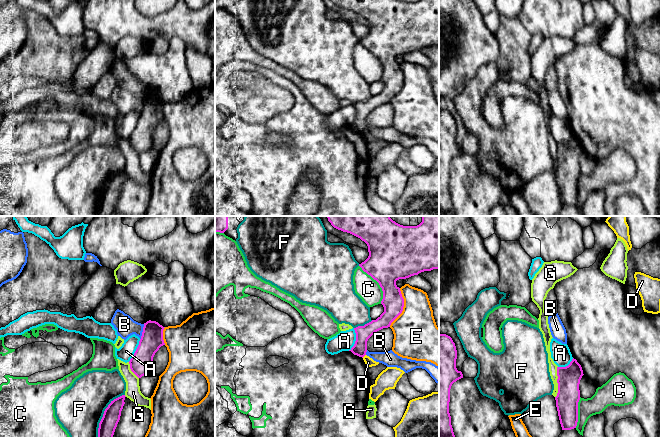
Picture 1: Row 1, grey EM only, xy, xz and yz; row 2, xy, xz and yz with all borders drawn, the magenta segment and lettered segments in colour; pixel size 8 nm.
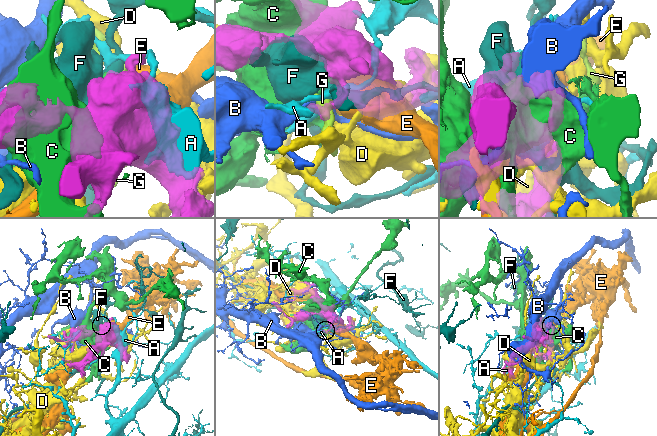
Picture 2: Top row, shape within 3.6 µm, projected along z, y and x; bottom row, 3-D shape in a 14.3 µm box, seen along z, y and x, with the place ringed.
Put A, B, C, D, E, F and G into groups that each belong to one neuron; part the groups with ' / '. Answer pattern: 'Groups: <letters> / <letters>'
Groups: A / B / C / D / E / F / G

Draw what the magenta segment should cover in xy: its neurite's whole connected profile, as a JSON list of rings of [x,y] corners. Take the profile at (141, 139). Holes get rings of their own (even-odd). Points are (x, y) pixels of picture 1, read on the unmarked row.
[[[156,97],[144,99],[139,121],[129,137],[131,147],[138,153],[152,148],[153,133],[159,124],[165,121],[163,106],[165,103]]]

